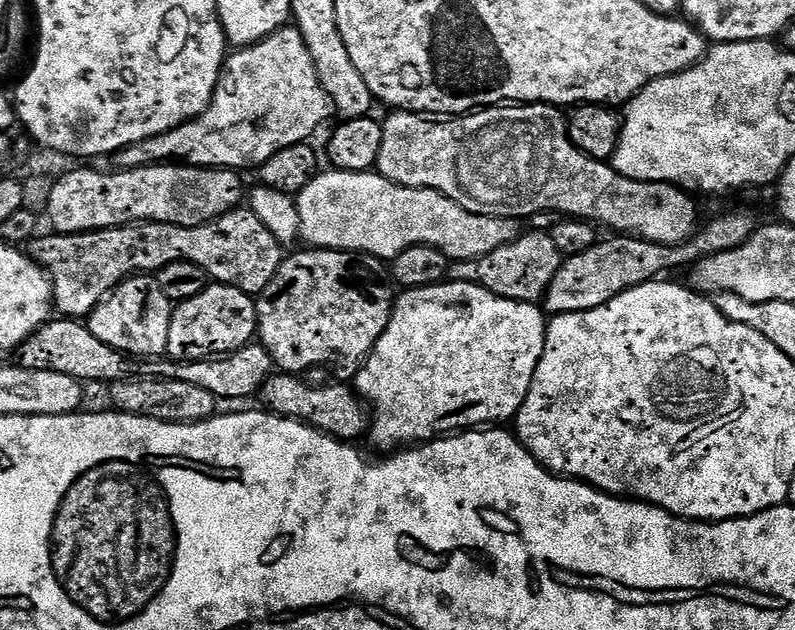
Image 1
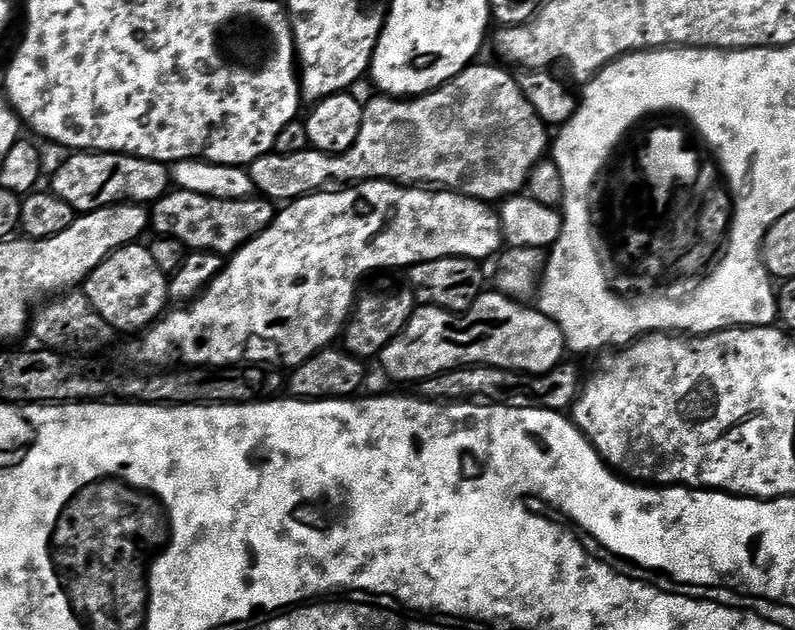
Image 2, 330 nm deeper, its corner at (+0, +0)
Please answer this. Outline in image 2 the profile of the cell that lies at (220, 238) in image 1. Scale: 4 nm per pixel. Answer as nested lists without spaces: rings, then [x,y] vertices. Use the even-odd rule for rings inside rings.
[[[169,191],[150,208],[150,228],[156,236],[178,238],[189,250],[218,252],[228,258],[272,225],[277,205],[267,198],[223,200],[193,192]]]

